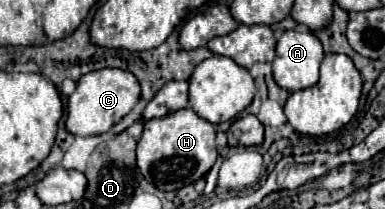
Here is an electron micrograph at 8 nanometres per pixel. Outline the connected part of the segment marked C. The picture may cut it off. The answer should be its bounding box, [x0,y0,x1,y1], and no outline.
[65,68,141,136]

